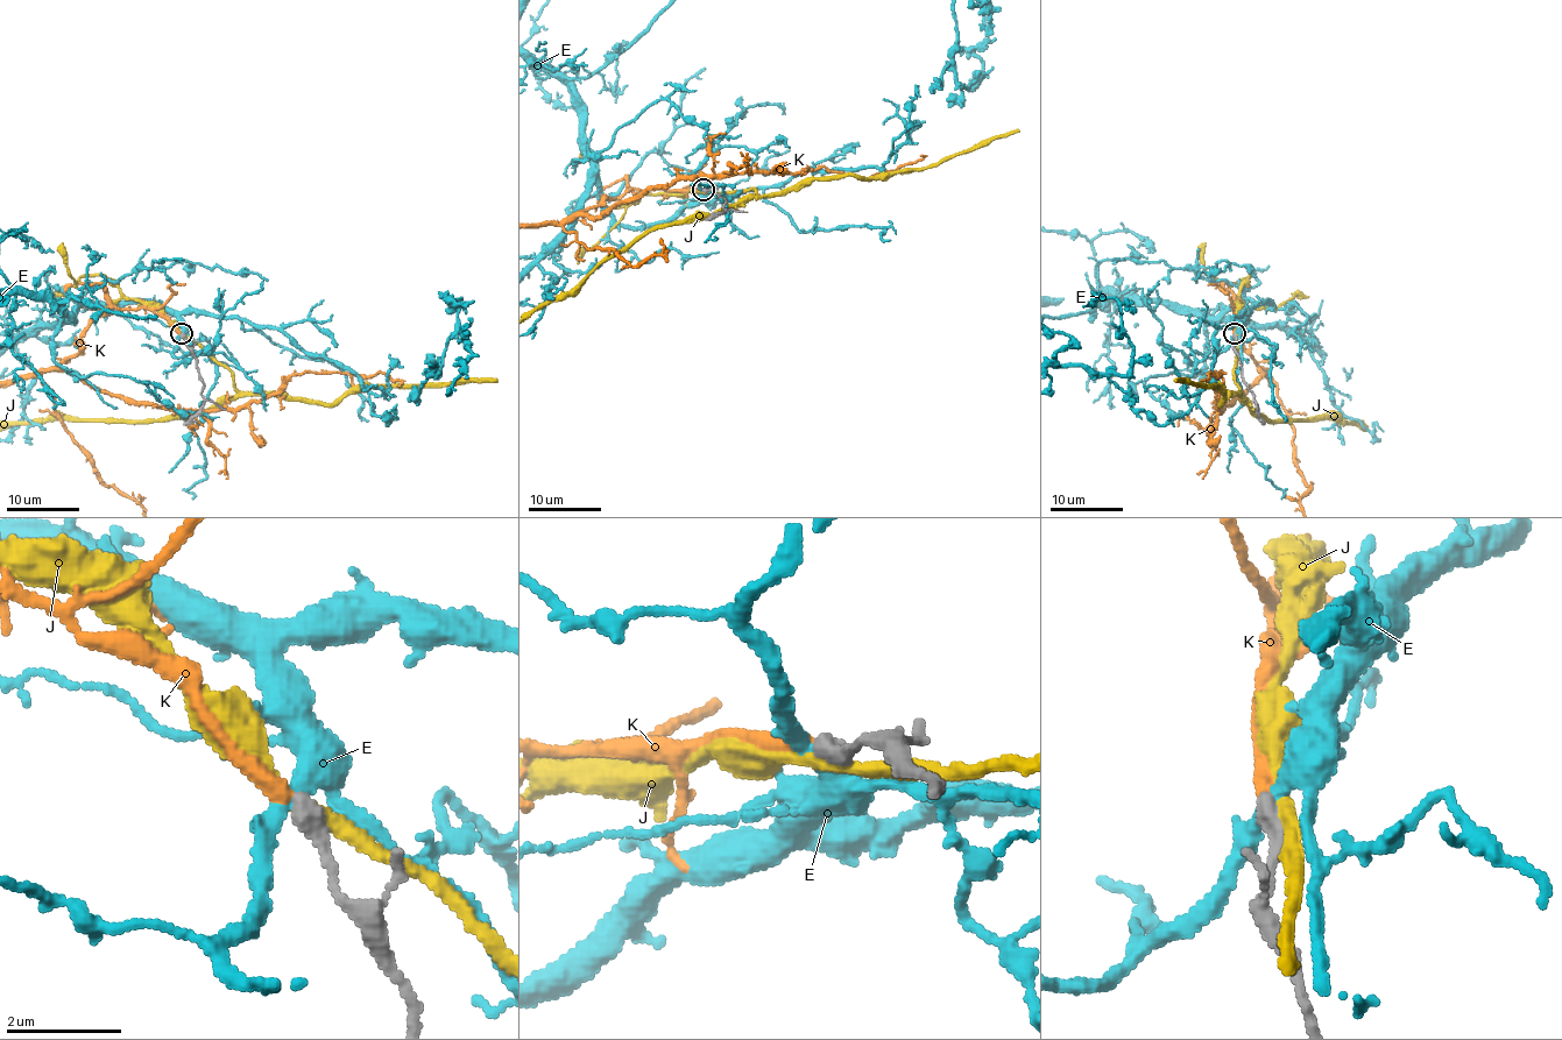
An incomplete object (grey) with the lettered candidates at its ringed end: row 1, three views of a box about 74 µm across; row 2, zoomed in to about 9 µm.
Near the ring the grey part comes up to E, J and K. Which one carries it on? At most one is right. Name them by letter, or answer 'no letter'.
K

